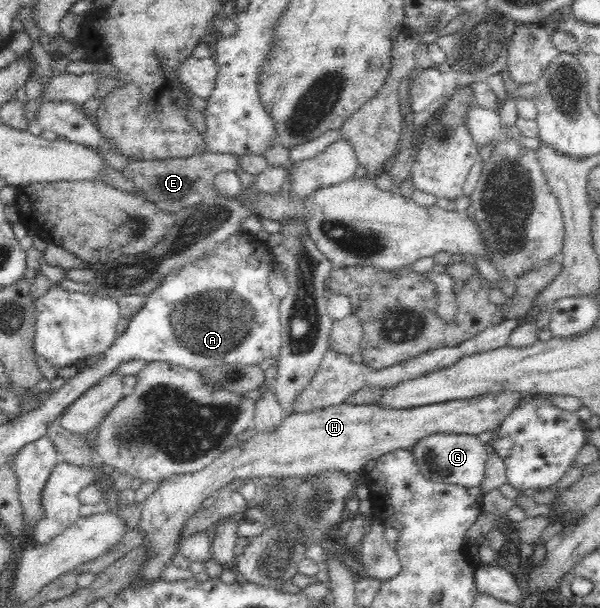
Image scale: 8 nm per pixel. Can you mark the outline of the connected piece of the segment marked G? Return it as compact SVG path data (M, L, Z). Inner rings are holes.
M431 433L409 447L419 472L439 485L478 487L485 474L487 453L477 436L467 433Z

